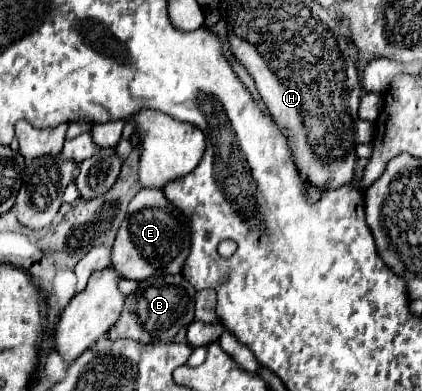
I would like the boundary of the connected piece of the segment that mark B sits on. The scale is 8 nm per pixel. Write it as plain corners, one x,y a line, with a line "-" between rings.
167,274
163,278
147,278
139,282
139,288
125,298
123,314
109,330
111,340
131,338
139,342
169,342
181,328
193,322
195,288
181,274

